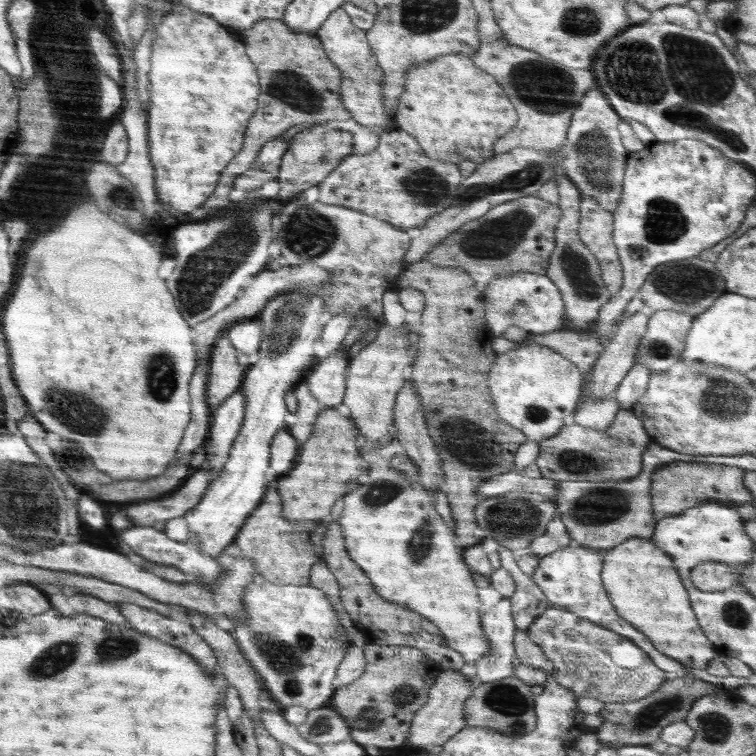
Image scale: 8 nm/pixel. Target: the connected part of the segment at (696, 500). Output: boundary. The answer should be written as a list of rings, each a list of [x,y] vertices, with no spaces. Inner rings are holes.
[[[688,462],[664,464],[662,468],[652,472],[651,476],[650,492],[654,519],[658,522],[665,517],[677,516],[690,508],[707,504],[706,502],[737,505],[751,502],[754,498],[742,483],[746,472],[744,468],[718,464]]]

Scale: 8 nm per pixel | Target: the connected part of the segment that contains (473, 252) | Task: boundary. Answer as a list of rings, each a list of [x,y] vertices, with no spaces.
[[[522,196],[522,198],[502,202],[490,208],[484,216],[462,224],[444,241],[430,248],[430,251],[422,257],[422,261],[428,260],[430,264],[442,268],[462,268],[474,280],[475,287],[481,289],[486,288],[496,276],[510,276],[512,272],[534,272],[544,276],[556,244],[555,230],[561,216],[562,212],[557,203],[540,200],[537,196]]]

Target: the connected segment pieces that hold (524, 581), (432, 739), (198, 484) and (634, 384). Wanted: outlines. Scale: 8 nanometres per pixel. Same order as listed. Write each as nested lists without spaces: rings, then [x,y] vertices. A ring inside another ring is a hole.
[[[499,545],[497,551],[500,554],[501,567],[515,580],[516,589],[510,597],[514,624],[517,630],[526,633],[530,624],[534,624],[536,618],[548,610],[549,600],[539,586],[520,570],[511,549]]]
[[[441,670],[434,684],[428,691],[428,700],[420,710],[414,715],[410,727],[410,744],[414,748],[428,749],[430,746],[443,746],[455,734],[466,727],[466,717],[464,717],[465,700],[470,697],[474,690],[472,678],[464,678],[459,670]]]
[[[202,465],[195,474],[186,478],[175,492],[160,498],[158,502],[146,502],[126,508],[126,514],[136,522],[136,526],[153,527],[156,522],[184,517],[195,507],[212,480],[208,465]]]
[[[635,361],[615,394],[621,409],[630,410],[647,392],[651,374],[650,367]]]

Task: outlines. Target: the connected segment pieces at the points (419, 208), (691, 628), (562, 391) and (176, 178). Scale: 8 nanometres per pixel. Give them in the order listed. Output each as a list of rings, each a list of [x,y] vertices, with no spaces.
[[[394,128],[382,132],[378,147],[370,154],[348,155],[337,168],[326,177],[323,182],[316,185],[318,188],[318,202],[343,206],[378,220],[388,222],[396,230],[410,230],[424,226],[430,218],[440,214],[444,208],[448,208],[453,202],[456,188],[462,184],[463,175],[456,163],[434,160],[424,154],[422,147],[417,143],[414,136],[402,129]]]
[[[631,538],[607,549],[602,564],[603,586],[616,612],[646,635],[660,654],[698,670],[720,657],[697,622],[672,558],[651,539]]]
[[[536,343],[517,345],[508,352],[496,353],[496,359],[488,372],[488,390],[498,417],[511,428],[522,432],[526,441],[532,443],[550,439],[571,422],[582,400],[582,387],[583,382],[576,364],[551,348]]]
[[[174,3],[170,12],[164,15],[161,21],[162,26],[158,26],[156,30],[156,40],[152,44],[152,70],[150,70],[150,110],[148,110],[148,152],[150,152],[150,162],[154,166],[155,174],[155,190],[163,207],[162,213],[168,221],[168,210],[164,209],[168,206],[172,207],[172,214],[185,214],[192,212],[198,206],[204,204],[208,197],[214,192],[214,188],[220,181],[221,172],[228,166],[228,163],[238,152],[243,145],[244,130],[248,126],[248,120],[252,118],[257,109],[258,95],[260,86],[258,86],[259,78],[256,74],[256,68],[252,64],[252,60],[246,54],[246,45],[238,31],[234,31],[229,27],[220,24],[217,20],[212,20],[212,17],[204,16],[204,13],[198,12],[184,4]]]

